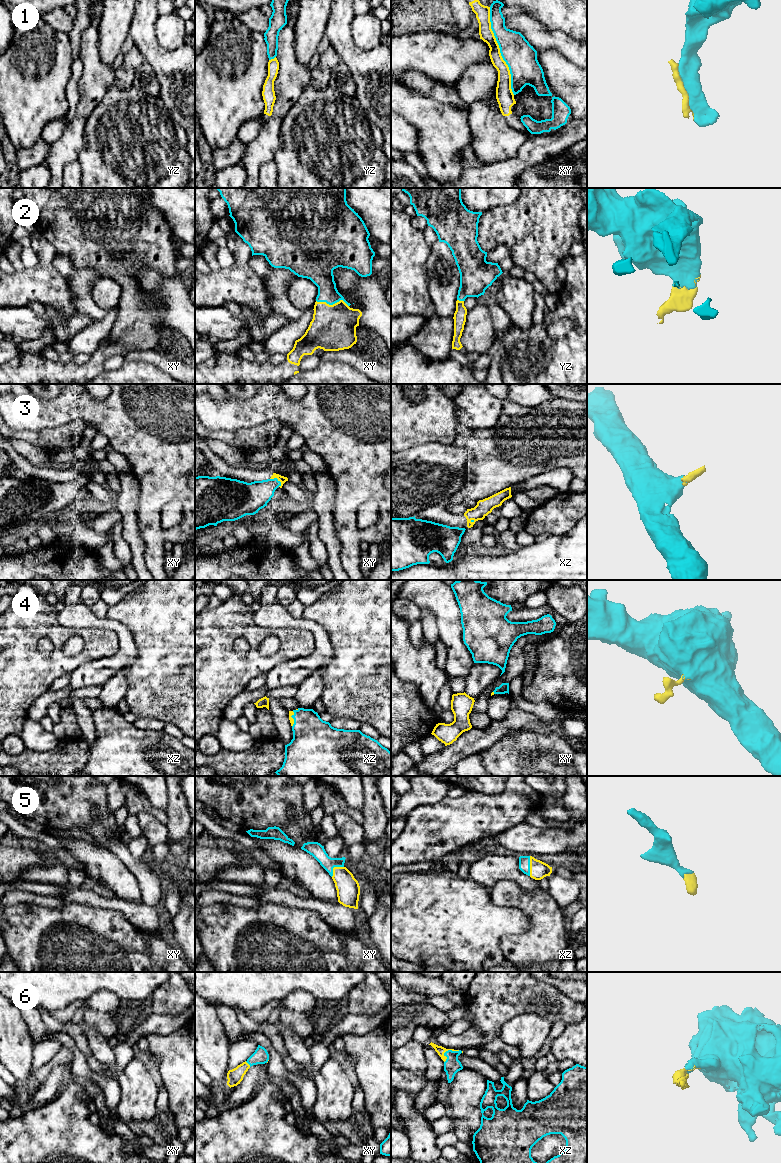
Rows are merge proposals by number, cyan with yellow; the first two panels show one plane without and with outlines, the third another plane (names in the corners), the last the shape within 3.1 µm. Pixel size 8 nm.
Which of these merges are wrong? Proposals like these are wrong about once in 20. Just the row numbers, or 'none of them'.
1

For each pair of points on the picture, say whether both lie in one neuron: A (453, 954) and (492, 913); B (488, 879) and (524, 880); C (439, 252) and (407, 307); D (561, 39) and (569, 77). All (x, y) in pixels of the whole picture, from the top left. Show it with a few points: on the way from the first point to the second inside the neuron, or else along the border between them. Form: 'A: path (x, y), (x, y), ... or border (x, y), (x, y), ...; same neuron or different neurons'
A: path (461, 944), (482, 923); same neuron
B: path (497, 874), (515, 874); same neuron
C: border (431, 249), (427, 261), (429, 295); different neurons
D: border (542, 51), (556, 49), (576, 66); different neurons

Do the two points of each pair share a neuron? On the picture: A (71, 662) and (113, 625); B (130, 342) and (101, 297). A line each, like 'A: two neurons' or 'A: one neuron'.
A: two neurons
B: two neurons

